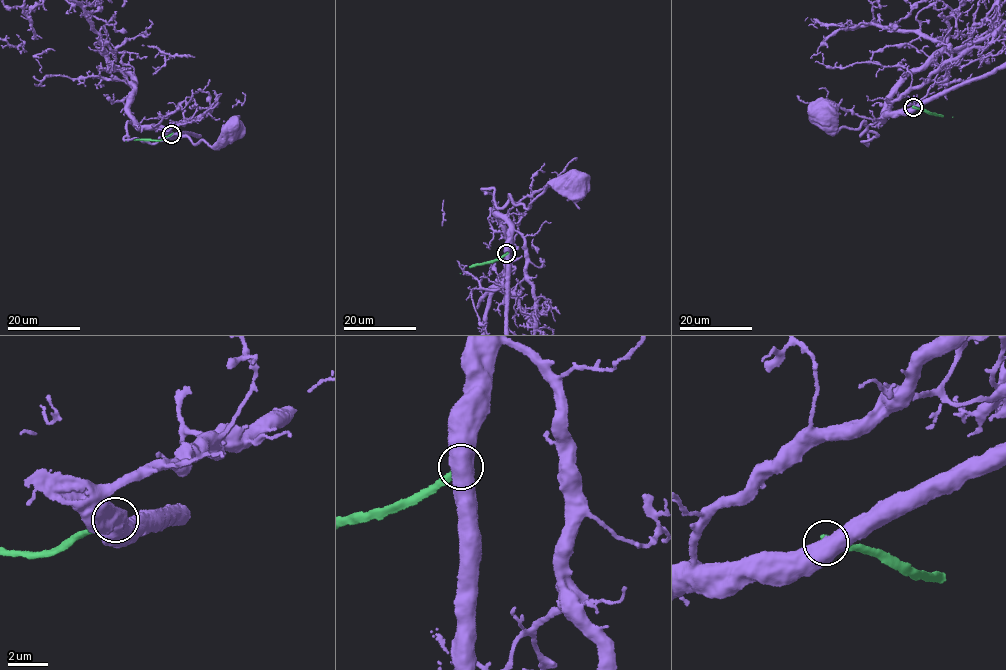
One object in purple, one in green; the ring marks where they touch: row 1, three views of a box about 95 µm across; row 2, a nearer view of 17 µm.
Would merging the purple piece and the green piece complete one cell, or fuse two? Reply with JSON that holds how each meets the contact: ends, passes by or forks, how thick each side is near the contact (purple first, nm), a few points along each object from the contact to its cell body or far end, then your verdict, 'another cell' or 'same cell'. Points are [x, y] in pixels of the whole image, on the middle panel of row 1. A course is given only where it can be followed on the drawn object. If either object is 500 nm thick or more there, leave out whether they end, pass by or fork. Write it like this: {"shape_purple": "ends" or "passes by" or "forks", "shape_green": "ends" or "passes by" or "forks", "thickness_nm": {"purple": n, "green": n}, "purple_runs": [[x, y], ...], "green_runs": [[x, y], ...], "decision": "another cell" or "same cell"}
{"thickness_nm": {"purple": 800, "green": 400}, "purple_runs": [[506, 253], [510, 228], [482, 190], [494, 190], [497, 207], [509, 195], [527, 208], [549, 183], [579, 188]], "green_runs": [[506, 253], [460, 273]], "decision": "another cell"}

